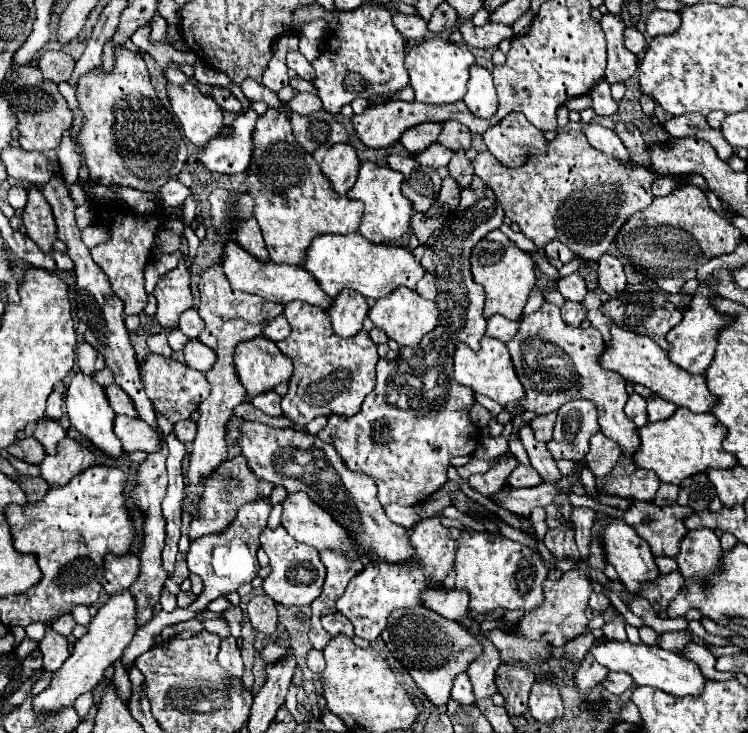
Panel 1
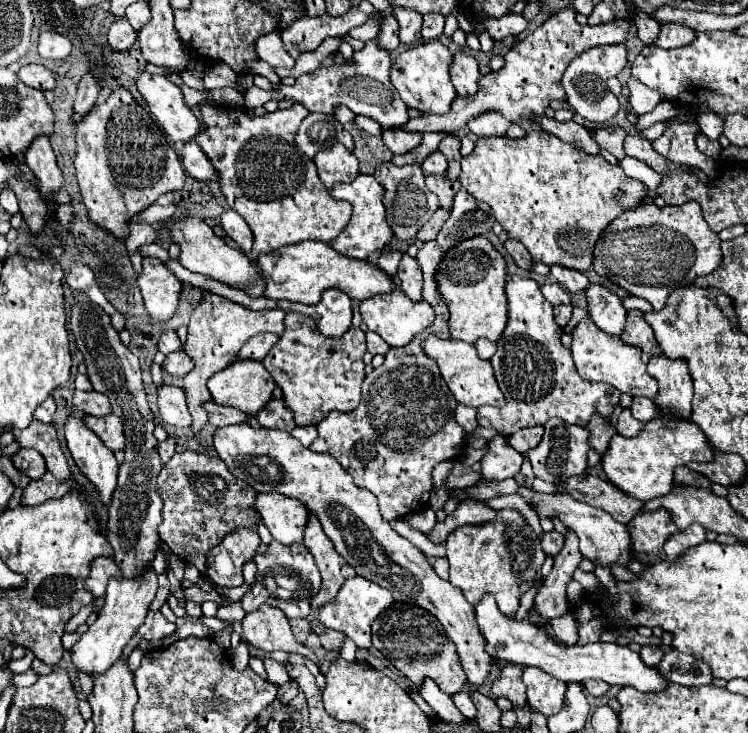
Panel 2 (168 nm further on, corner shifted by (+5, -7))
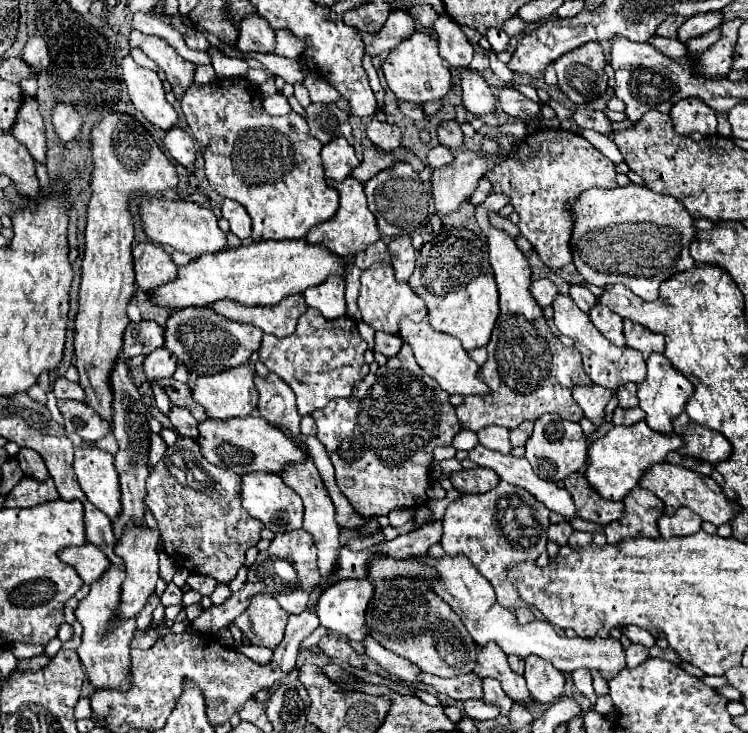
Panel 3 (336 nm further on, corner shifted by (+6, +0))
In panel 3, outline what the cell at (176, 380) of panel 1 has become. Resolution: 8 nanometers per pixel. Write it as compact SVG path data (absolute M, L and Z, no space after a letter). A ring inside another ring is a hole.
M171 404L169 420L171 420L173 428L181 436L187 436L187 438L197 438L199 436L199 432L197 432L197 420L191 416L191 412L187 408L177 406L177 404Z

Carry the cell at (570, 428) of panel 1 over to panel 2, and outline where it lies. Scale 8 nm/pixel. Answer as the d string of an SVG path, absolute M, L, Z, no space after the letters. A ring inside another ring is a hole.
M550 419L544 425L542 441L534 449L530 449L526 453L526 457L530 459L534 475L538 479L554 483L554 485L562 485L562 483L566 483L566 479L570 479L574 475L582 475L586 471L588 449L590 449L590 445L588 445L588 429L586 427L568 425L562 419Z

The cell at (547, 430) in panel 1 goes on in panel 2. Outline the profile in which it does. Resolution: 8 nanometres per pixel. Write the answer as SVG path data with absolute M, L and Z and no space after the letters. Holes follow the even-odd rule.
M542 425L520 429L520 431L516 431L514 435L508 437L508 443L510 443L516 451L526 453L526 451L534 449L534 447L540 443L540 439L542 439L542 431L544 431Z

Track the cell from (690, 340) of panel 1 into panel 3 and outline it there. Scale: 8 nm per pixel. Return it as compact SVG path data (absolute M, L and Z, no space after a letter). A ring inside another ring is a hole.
M651 354L647 358L647 378L645 382L639 384L637 398L639 398L639 408L647 414L645 420L649 428L657 432L673 432L673 420L685 412L685 404L693 396L693 384L677 370L673 364L663 356L663 354Z

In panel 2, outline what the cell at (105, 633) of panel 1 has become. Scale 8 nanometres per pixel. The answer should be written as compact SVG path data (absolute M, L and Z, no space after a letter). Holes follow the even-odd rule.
M146 567L146 573L136 575L132 579L110 579L106 591L106 603L98 615L98 619L90 625L90 629L80 637L80 641L72 647L72 663L74 667L86 673L104 673L110 669L116 659L122 655L124 645L134 637L136 629L144 623L148 607L156 595L158 579L152 567Z

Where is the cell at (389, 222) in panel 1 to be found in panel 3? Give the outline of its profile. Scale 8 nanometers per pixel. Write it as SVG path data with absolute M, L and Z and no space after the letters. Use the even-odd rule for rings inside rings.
M349 176L349 180L343 180L341 184L331 184L331 186L341 196L337 216L333 220L329 220L329 224L319 224L317 228L313 228L313 232L309 232L309 236L307 236L307 242L321 244L321 246L329 248L331 252L335 252L337 256L341 256L341 258L351 258L357 252L365 250L369 244L377 242L381 238L381 234L379 234L375 216L367 208L367 196L365 196L363 182L359 182L357 178Z

